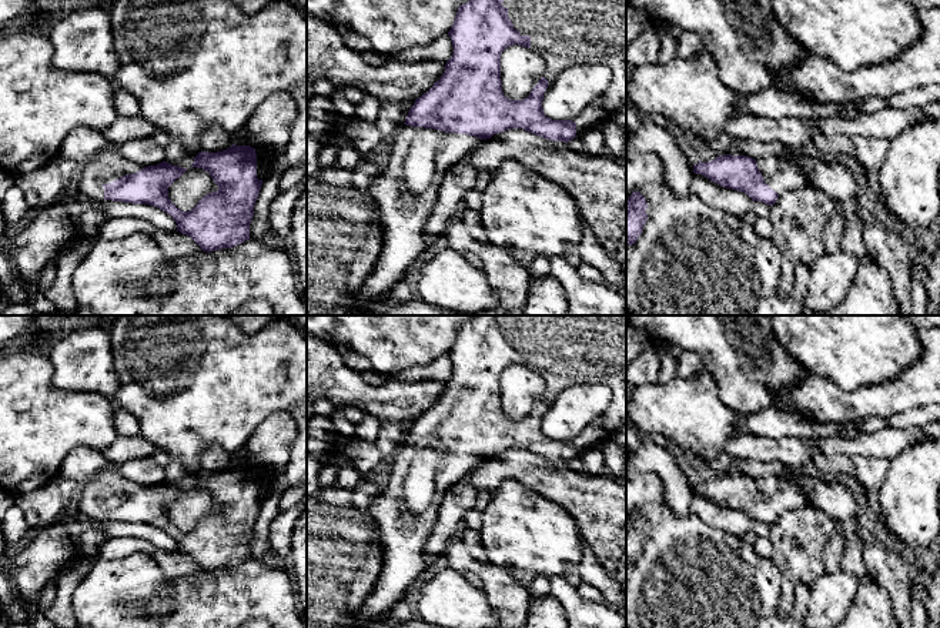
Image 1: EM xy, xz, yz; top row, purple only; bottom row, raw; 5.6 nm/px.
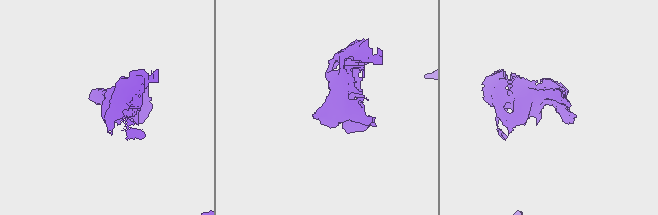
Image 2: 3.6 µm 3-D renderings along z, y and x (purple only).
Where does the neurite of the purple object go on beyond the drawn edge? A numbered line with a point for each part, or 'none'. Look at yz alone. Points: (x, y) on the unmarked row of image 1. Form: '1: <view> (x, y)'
1: yz (780, 494)

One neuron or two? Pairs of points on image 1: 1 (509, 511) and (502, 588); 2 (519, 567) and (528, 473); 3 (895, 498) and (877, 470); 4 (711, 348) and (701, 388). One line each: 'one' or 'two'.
1: two
2: two
3: two
4: two

